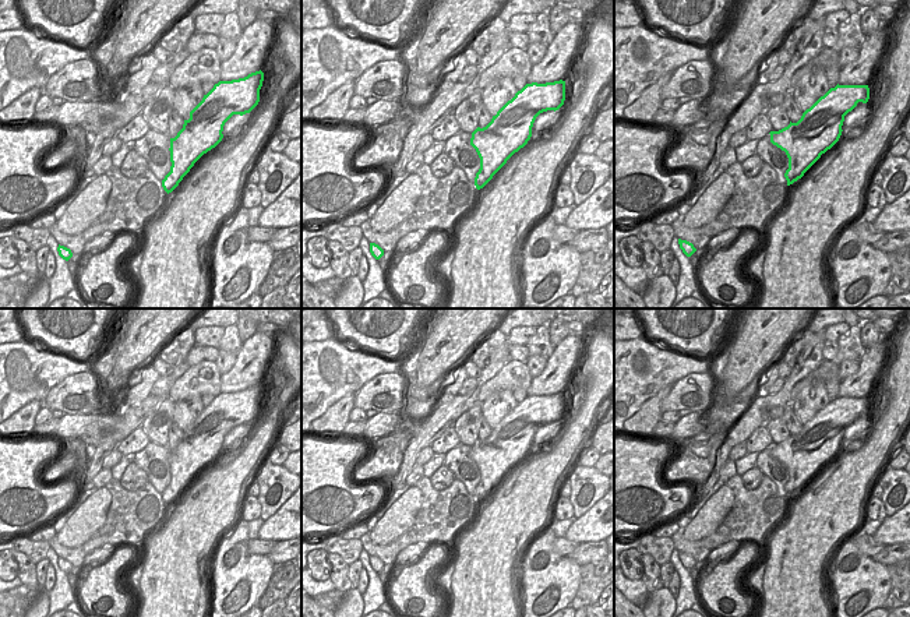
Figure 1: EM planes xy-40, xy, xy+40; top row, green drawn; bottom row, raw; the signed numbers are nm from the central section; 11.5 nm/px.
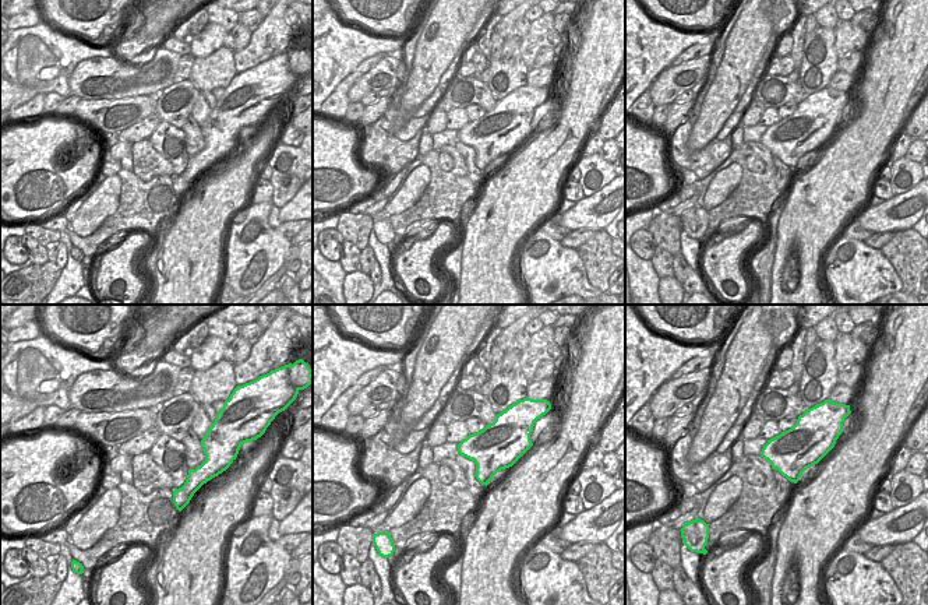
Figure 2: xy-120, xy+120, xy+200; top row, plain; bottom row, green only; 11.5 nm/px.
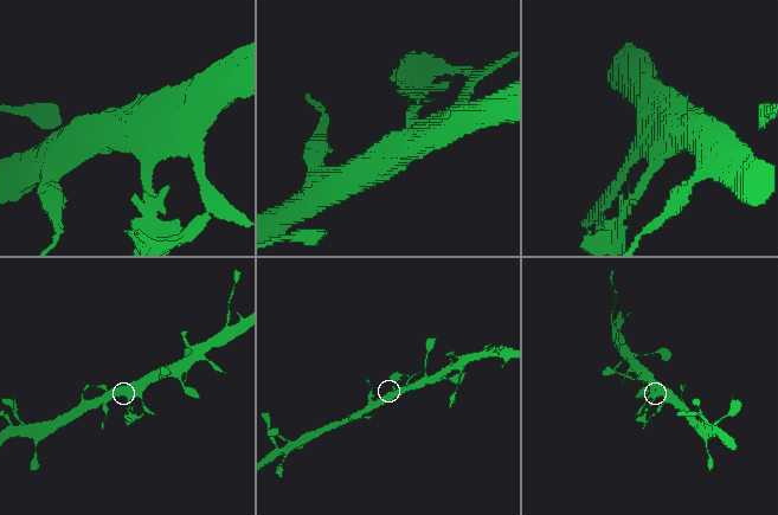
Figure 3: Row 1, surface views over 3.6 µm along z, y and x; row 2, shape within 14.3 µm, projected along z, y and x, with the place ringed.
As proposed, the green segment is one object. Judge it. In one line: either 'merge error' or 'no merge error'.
merge error

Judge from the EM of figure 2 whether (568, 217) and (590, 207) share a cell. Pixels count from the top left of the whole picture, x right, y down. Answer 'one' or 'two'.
one

